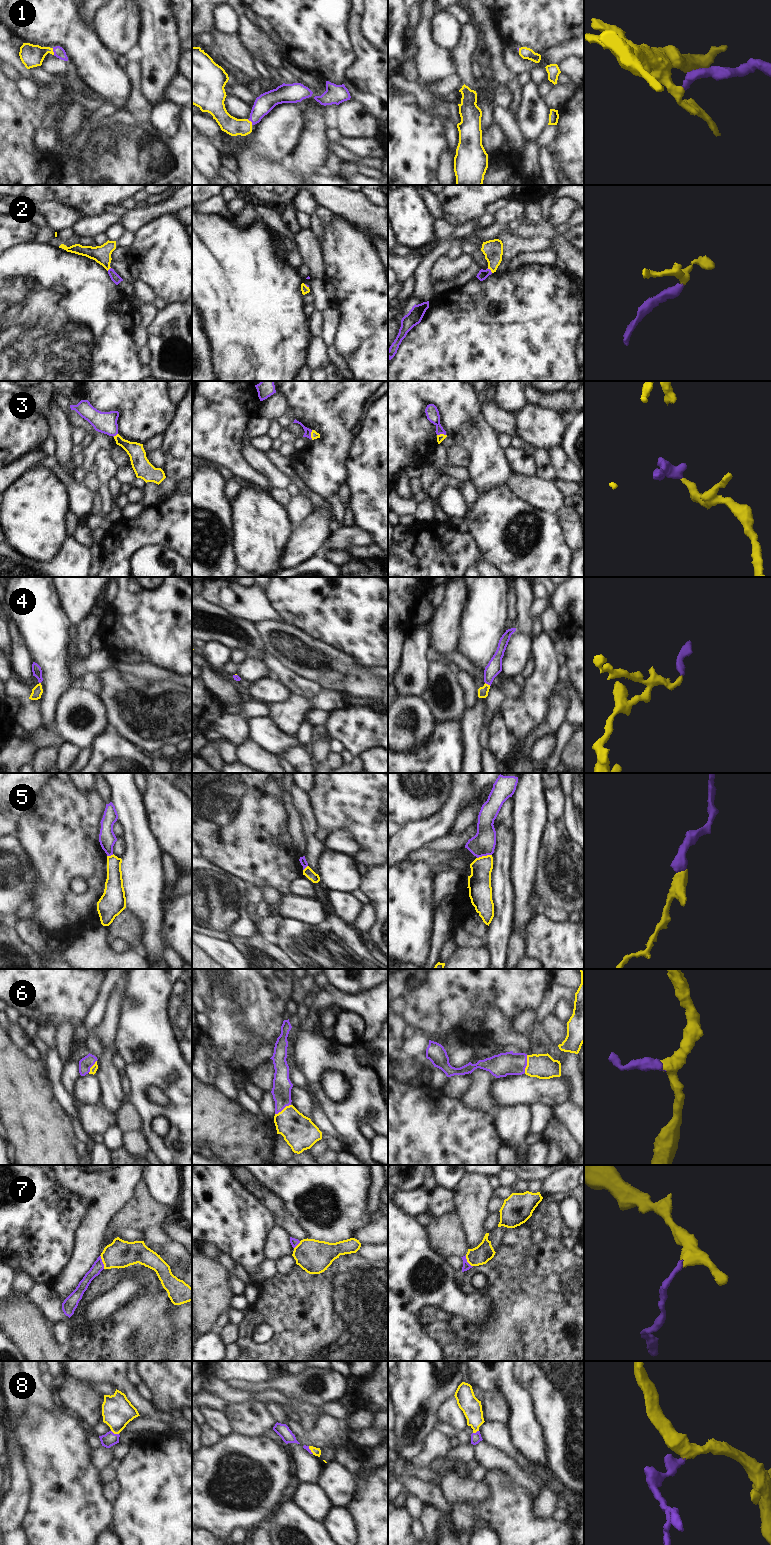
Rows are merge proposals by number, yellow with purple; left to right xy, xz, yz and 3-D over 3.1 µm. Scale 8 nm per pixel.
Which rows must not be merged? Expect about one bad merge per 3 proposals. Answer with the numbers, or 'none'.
5, 7

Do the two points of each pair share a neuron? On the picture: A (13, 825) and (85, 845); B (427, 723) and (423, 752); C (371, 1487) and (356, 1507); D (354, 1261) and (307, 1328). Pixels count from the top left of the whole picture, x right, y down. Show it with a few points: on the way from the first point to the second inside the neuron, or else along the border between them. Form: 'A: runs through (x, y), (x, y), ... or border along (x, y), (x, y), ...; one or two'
A: border along (19, 819), (19, 827), (16, 833); two
B: border along (437, 722), (434, 730), (424, 741), (404, 751); two
C: runs through (371, 1492), (361, 1502); one
D: runs through (348, 1278), (331, 1298), (331, 1304), (324, 1311); one

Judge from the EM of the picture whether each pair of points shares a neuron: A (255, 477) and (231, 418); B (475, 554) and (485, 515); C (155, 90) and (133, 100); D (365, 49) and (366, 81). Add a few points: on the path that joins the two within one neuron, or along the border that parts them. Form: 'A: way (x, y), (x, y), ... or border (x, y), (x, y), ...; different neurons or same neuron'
A: way (240, 464), (231, 455), (231, 433); same neuron
B: border (463, 526), (481, 550), (485, 560); different neurons
C: border (139, 72), (140, 92), (152, 106); different neurons
D: way (366, 57), (366, 73); same neuron

